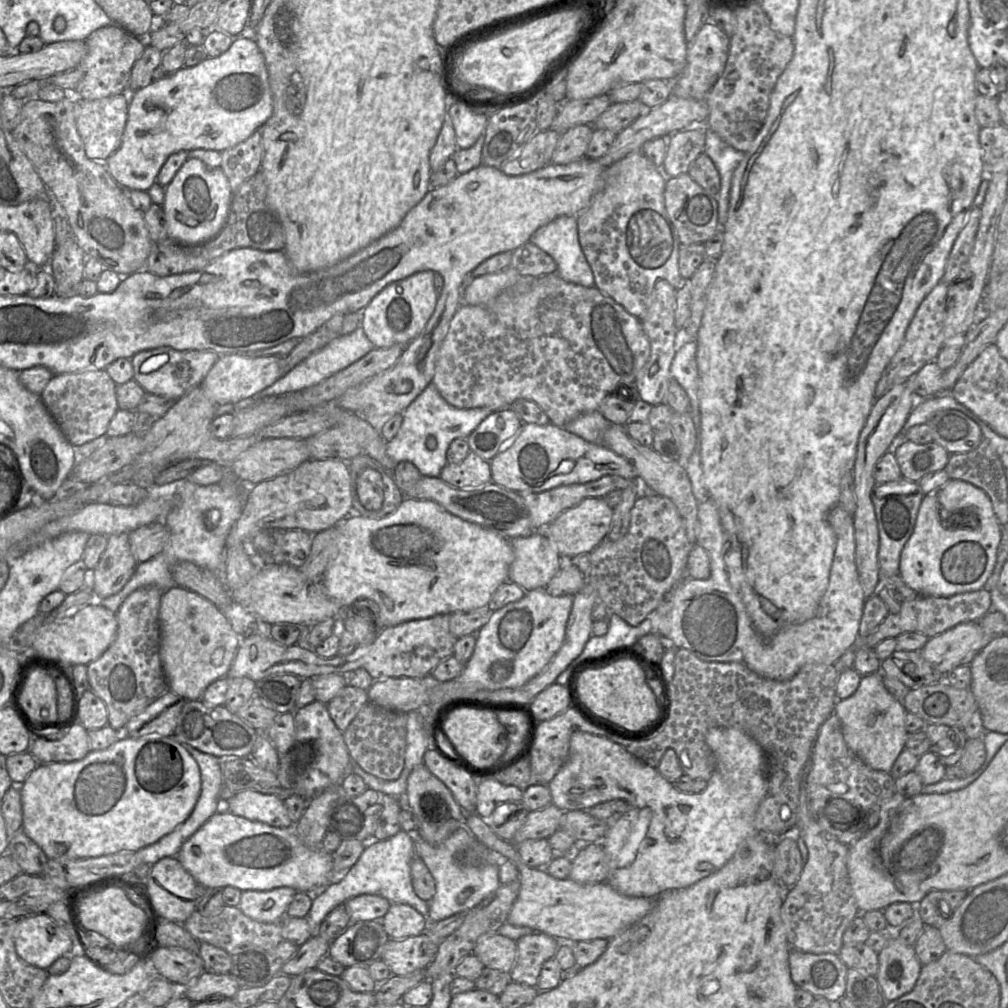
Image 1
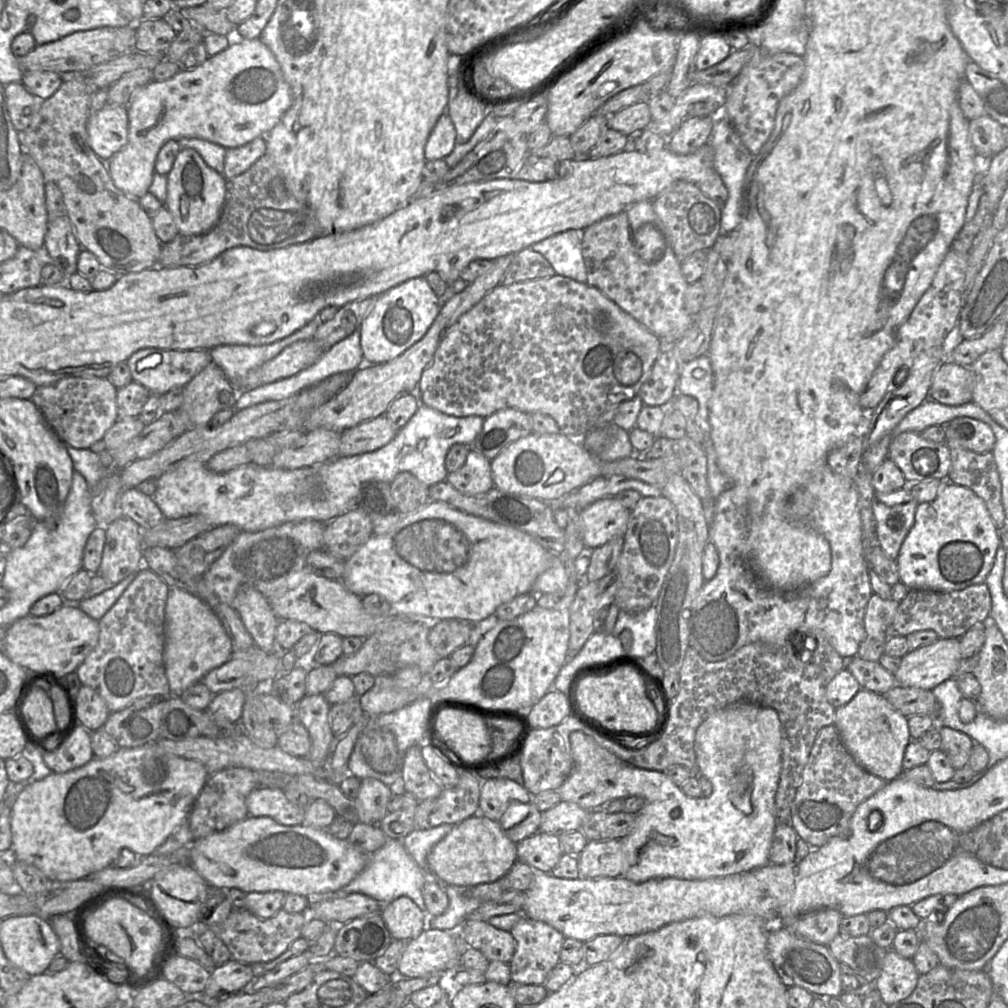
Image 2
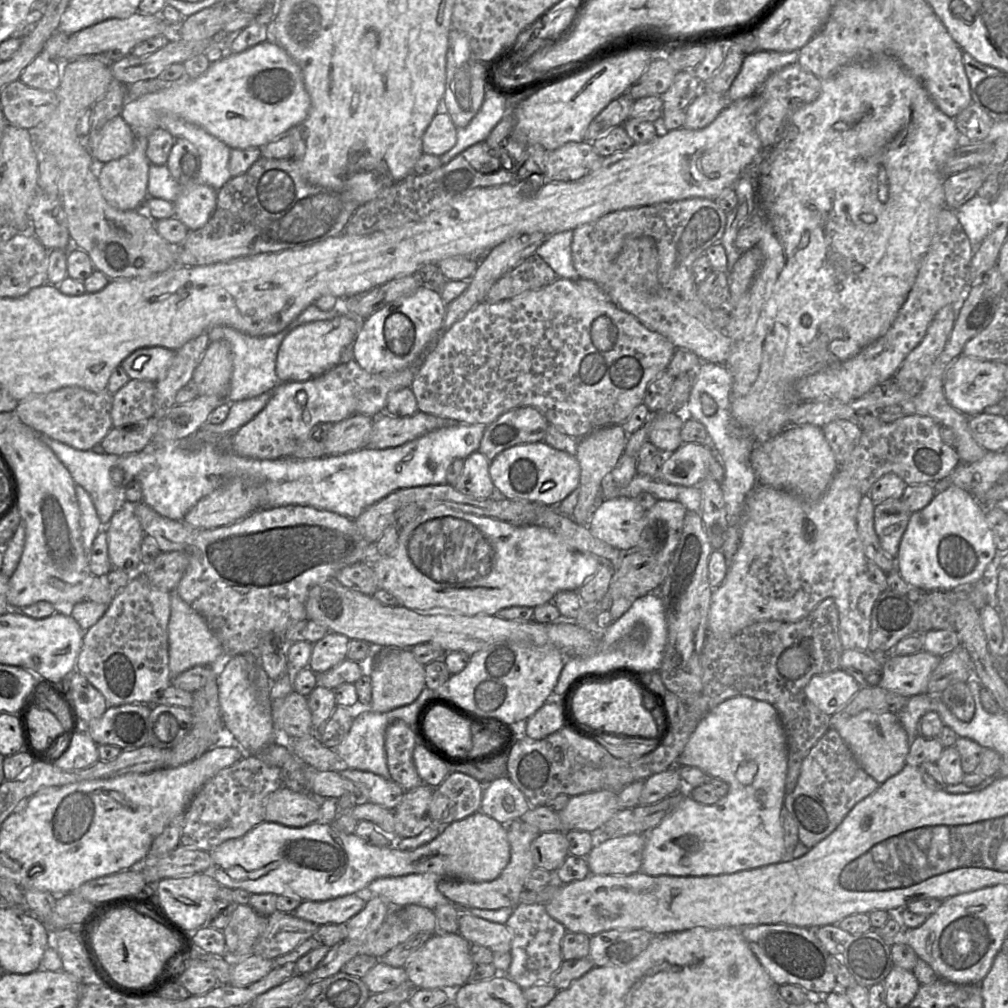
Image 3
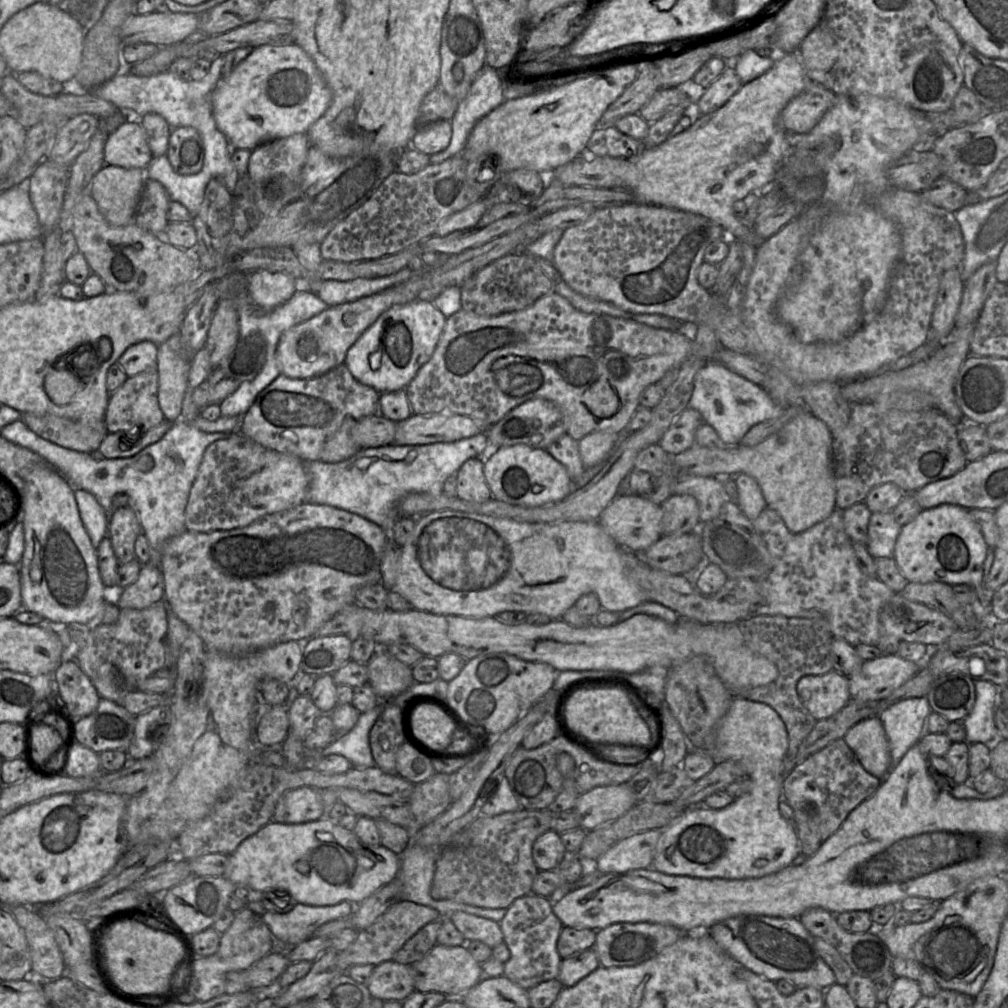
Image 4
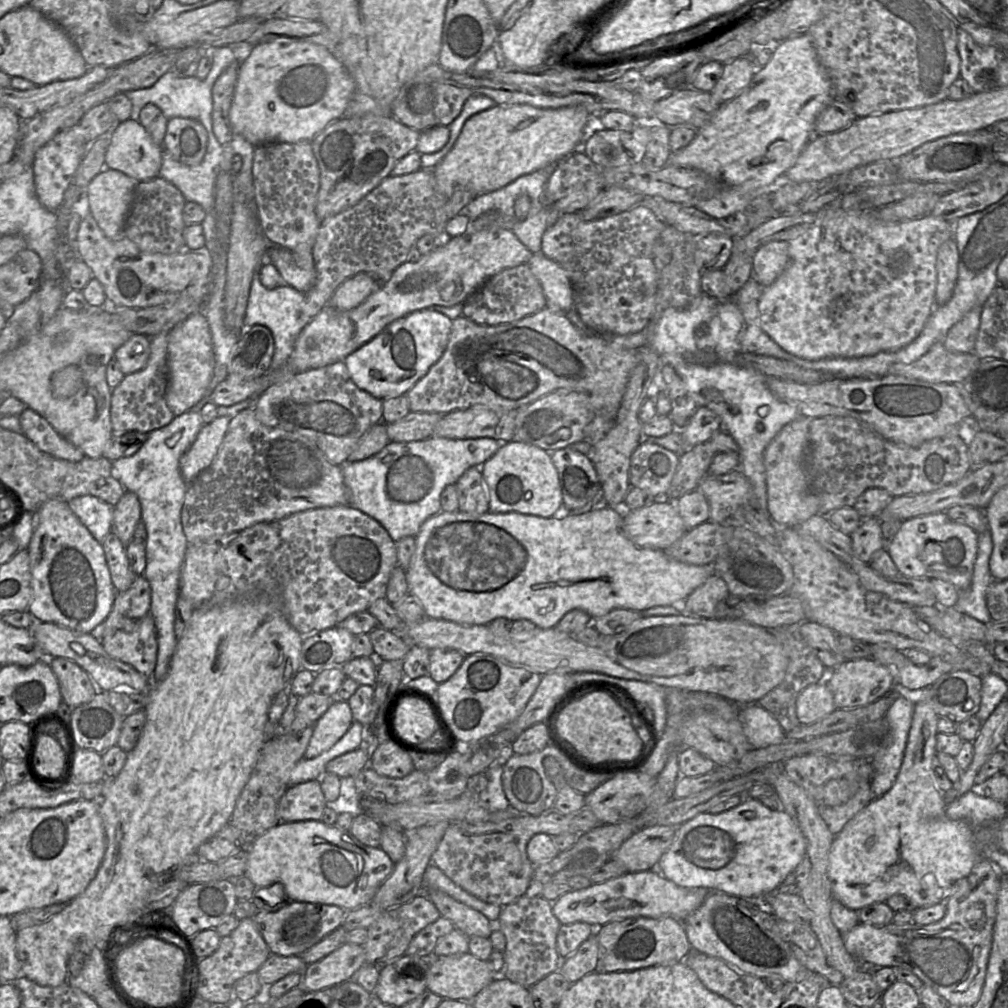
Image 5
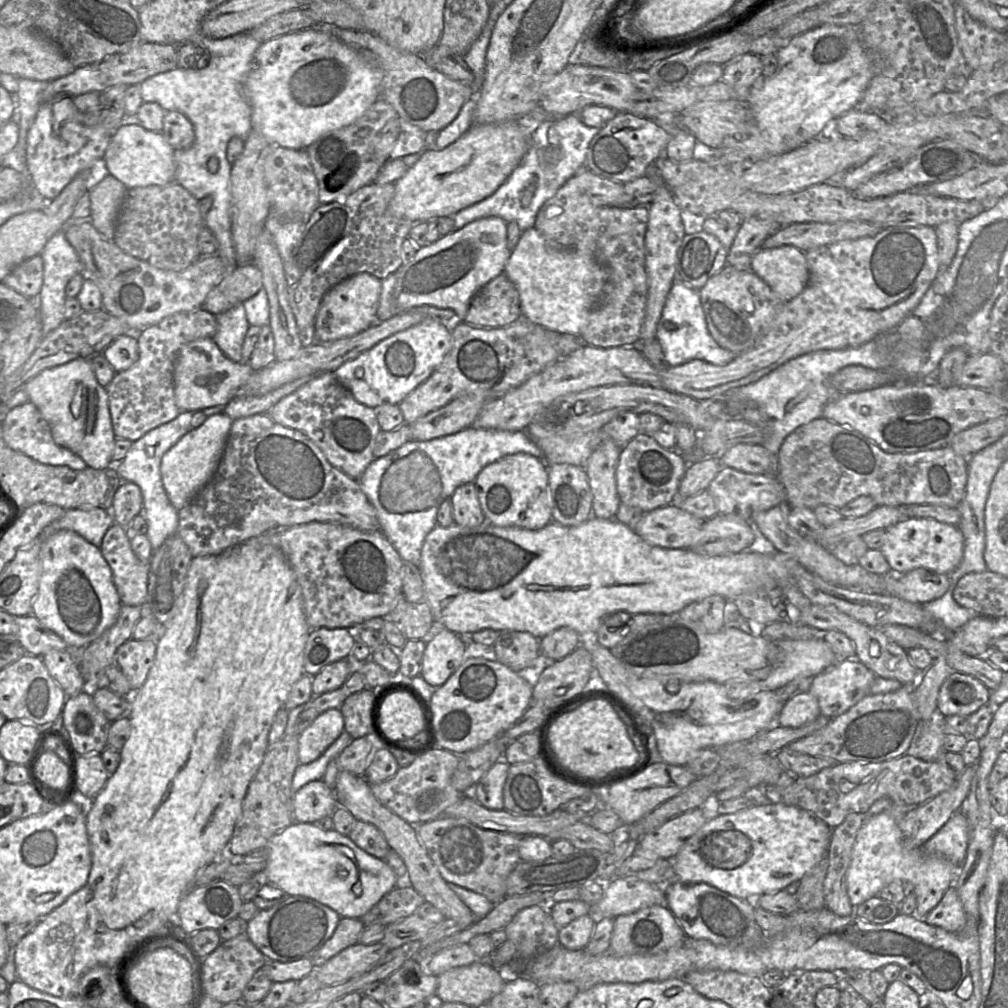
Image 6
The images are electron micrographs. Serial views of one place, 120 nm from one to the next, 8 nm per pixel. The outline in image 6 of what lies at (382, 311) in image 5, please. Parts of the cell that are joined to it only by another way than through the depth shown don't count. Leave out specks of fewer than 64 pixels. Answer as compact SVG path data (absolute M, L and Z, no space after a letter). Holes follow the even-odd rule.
M500 217L480 218L449 235L442 236L435 243L419 247L413 259L402 265L396 272L394 297L398 310L404 312L415 307L435 306L452 309L460 321L464 320L474 296L487 283L504 272L512 253L507 247L507 228L508 223Z

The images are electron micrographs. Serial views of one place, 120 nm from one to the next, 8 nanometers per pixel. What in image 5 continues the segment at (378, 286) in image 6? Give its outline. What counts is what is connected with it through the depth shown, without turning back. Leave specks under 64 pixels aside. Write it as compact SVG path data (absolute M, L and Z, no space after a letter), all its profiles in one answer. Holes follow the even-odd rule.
M359 273L343 283L334 291L328 305L340 311L359 306L378 288L378 281L373 275Z

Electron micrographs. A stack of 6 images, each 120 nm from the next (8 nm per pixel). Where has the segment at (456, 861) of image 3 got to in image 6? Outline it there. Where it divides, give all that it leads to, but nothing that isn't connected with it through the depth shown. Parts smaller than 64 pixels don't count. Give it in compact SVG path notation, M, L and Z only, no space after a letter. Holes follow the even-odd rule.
M294 821L275 834L265 848L267 865L262 872L265 882L277 885L285 894L312 898L336 911L340 917L359 919L398 885L398 878L385 860L368 854L349 836L342 835L334 829L322 830L313 823Z

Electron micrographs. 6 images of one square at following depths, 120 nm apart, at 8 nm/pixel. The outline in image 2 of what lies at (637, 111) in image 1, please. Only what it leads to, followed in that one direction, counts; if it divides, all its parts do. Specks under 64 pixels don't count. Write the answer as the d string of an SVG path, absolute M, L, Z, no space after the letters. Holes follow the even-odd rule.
M640 101L609 117L609 127L628 137L645 129L652 121L648 101Z

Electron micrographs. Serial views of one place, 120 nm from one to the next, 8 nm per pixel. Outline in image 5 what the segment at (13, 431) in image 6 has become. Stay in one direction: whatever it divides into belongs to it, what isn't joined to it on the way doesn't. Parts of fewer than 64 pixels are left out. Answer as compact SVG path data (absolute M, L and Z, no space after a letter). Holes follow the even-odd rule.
M29 407L19 415L22 434L41 451L58 459L81 461L85 456L80 449L59 435L37 412Z

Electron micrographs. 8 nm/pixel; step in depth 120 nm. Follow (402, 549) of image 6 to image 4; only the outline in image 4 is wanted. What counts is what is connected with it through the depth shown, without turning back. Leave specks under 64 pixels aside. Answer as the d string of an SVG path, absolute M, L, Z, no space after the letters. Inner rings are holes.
M486 432L478 433L474 436L463 438L458 441L454 442L448 442L448 443L432 443L432 444L425 444L425 445L397 445L397 444L390 444L385 446L380 446L376 448L367 448L367 449L360 449L355 455L352 457L338 462L338 463L326 463L321 460L310 460L310 461L304 461L304 465L306 468L306 472L309 477L309 486L307 490L307 500L305 502L312 502L315 504L324 504L324 505L330 505L334 506L336 508L340 508L355 514L358 514L374 523L379 525L381 528L383 528L386 532L391 533L391 531L394 528L395 523L399 518L399 512L398 512L398 504L401 501L402 498L407 496L411 493L428 493L433 496L440 495L443 493L443 486L445 480L454 473L457 473L460 467L463 465L465 461L472 457L483 457L484 463L487 460L485 458L486 449L489 447L488 444L488 438L486 435Z

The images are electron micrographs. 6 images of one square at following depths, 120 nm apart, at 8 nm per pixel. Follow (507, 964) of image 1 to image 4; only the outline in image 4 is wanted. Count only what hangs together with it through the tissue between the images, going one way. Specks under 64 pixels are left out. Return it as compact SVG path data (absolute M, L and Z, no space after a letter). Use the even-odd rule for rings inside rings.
M459 911L453 912L449 918L466 942L480 941L490 948L503 942L503 934L498 922Z

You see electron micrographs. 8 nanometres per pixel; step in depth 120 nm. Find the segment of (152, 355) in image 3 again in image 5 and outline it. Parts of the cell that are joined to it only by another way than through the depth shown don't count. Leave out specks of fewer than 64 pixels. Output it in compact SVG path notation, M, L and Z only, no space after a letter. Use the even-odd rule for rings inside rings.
M132 335L128 341L120 346L114 353L119 368L124 375L142 370L150 355L149 338L144 335Z

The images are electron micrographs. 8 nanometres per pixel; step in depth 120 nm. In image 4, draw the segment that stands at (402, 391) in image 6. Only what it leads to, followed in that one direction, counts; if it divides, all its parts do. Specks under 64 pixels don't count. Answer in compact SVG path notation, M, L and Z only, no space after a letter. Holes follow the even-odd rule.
M417 299L394 305L363 332L344 363L355 379L380 393L403 390L431 358L446 321L447 317L430 301Z

